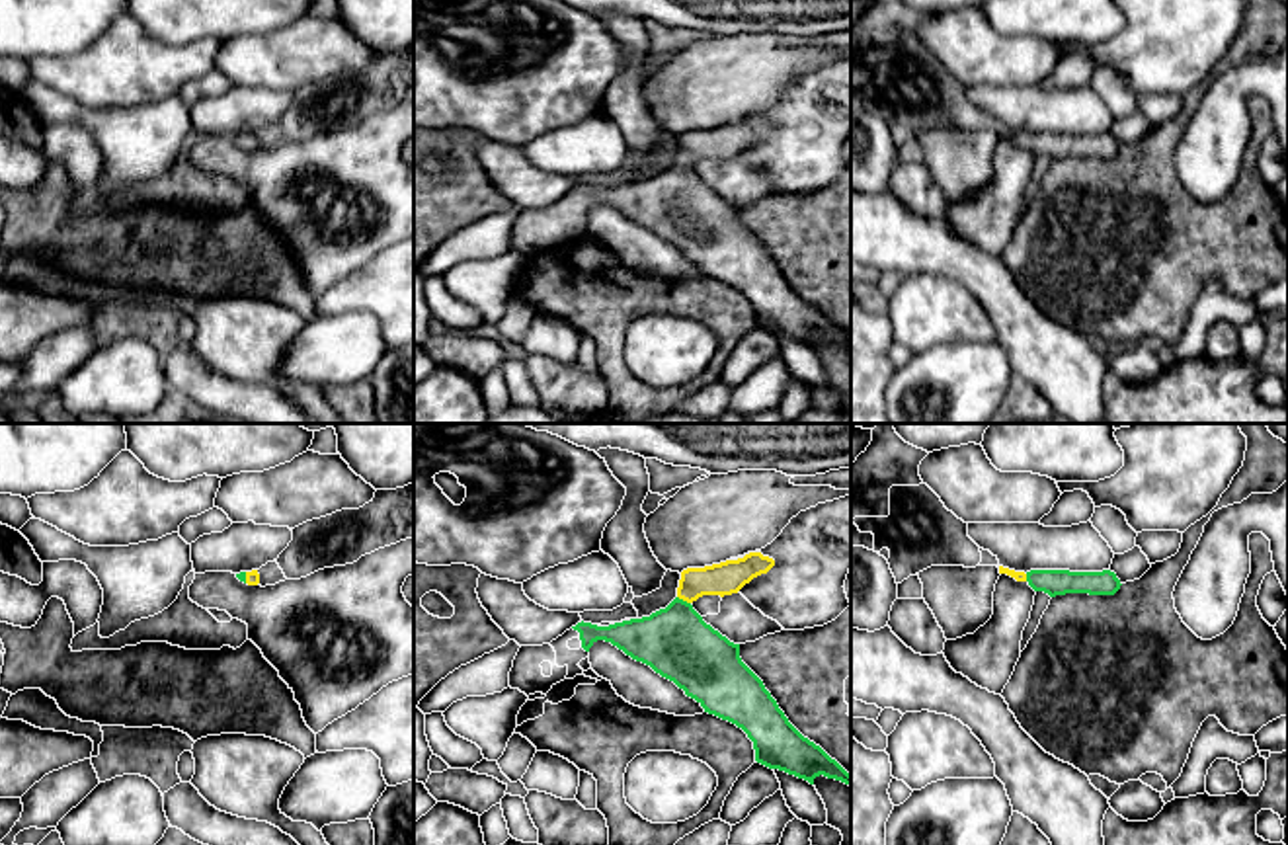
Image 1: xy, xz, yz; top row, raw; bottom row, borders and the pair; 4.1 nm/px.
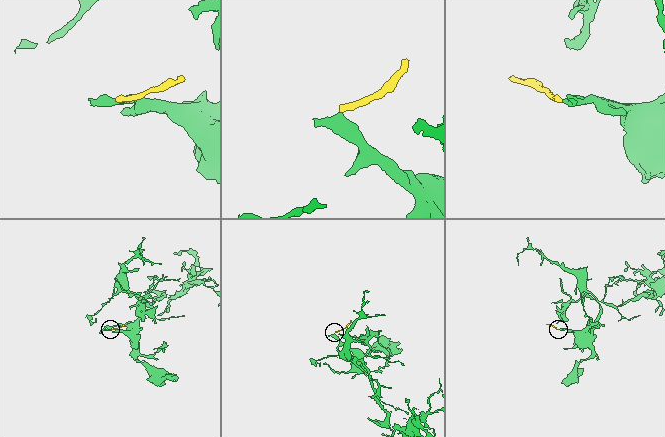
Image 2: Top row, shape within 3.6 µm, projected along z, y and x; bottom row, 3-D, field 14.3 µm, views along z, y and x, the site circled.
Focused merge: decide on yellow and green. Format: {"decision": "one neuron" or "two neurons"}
{"decision": "one neuron"}

